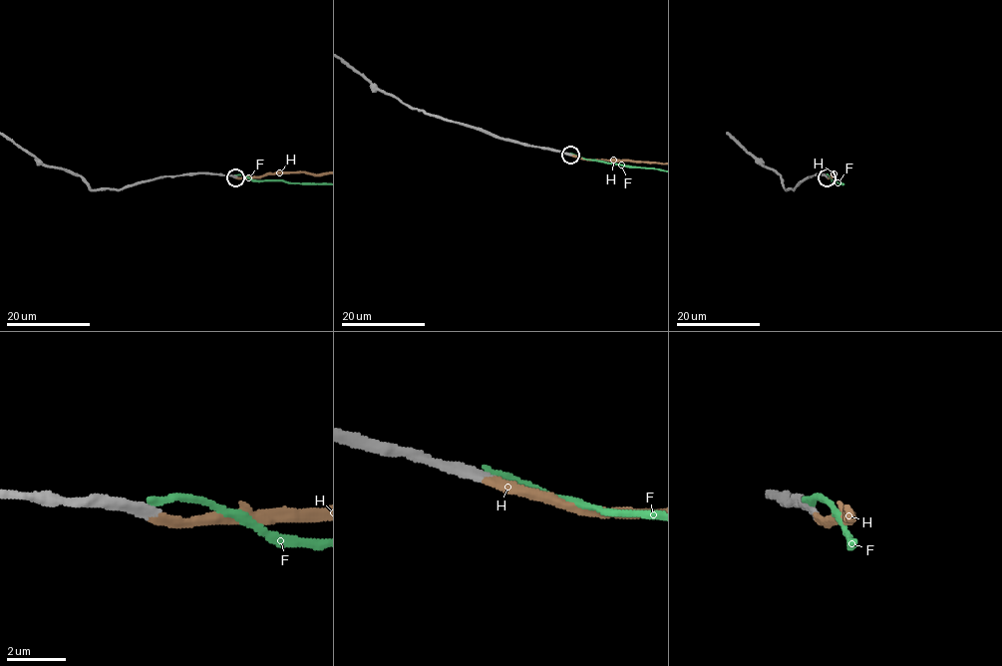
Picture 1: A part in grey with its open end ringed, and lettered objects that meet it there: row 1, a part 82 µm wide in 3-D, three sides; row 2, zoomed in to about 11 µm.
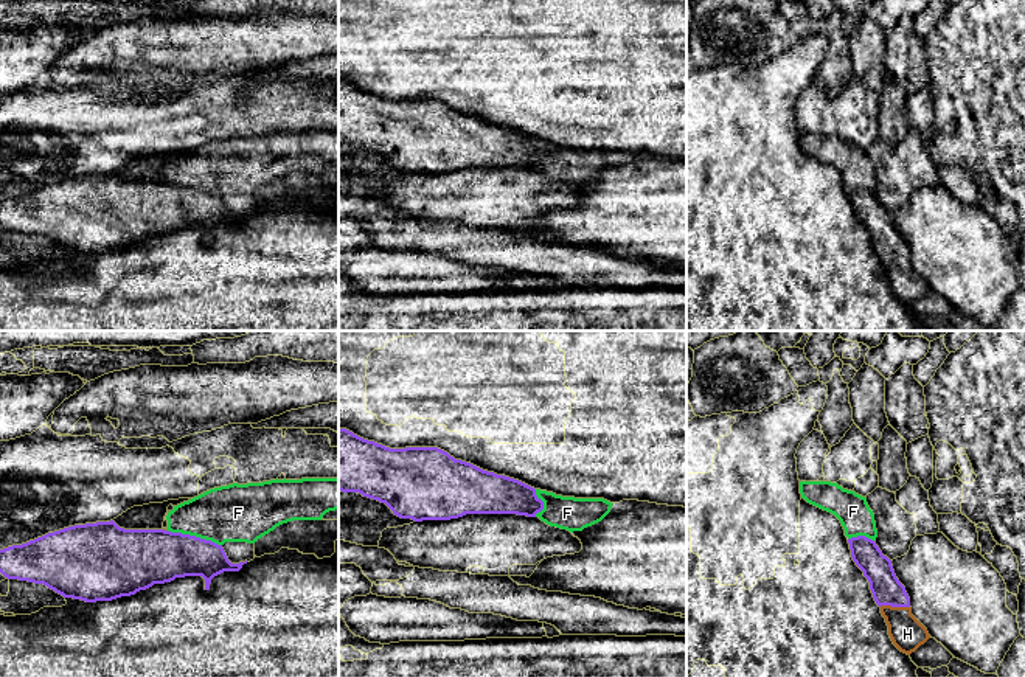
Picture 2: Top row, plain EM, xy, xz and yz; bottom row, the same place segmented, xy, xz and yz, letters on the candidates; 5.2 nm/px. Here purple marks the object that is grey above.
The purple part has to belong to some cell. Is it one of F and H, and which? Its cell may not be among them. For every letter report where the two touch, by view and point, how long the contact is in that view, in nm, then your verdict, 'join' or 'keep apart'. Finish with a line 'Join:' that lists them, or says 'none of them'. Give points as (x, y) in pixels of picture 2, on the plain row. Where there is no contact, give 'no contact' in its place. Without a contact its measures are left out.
F: xy (194, 188) | 300 nm | keep apart
H: yz (895, 258) | 160 nm | join
Join: H

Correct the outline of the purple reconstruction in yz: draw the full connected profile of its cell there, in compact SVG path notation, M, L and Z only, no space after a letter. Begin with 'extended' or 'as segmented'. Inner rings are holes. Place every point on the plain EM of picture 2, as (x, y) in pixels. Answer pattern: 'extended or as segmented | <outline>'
extended | M857 188L848 191L851 210L870 234L870 242L888 278L893 297L910 307L930 287L912 267L910 250L895 227L891 213L882 207L874 193Z

